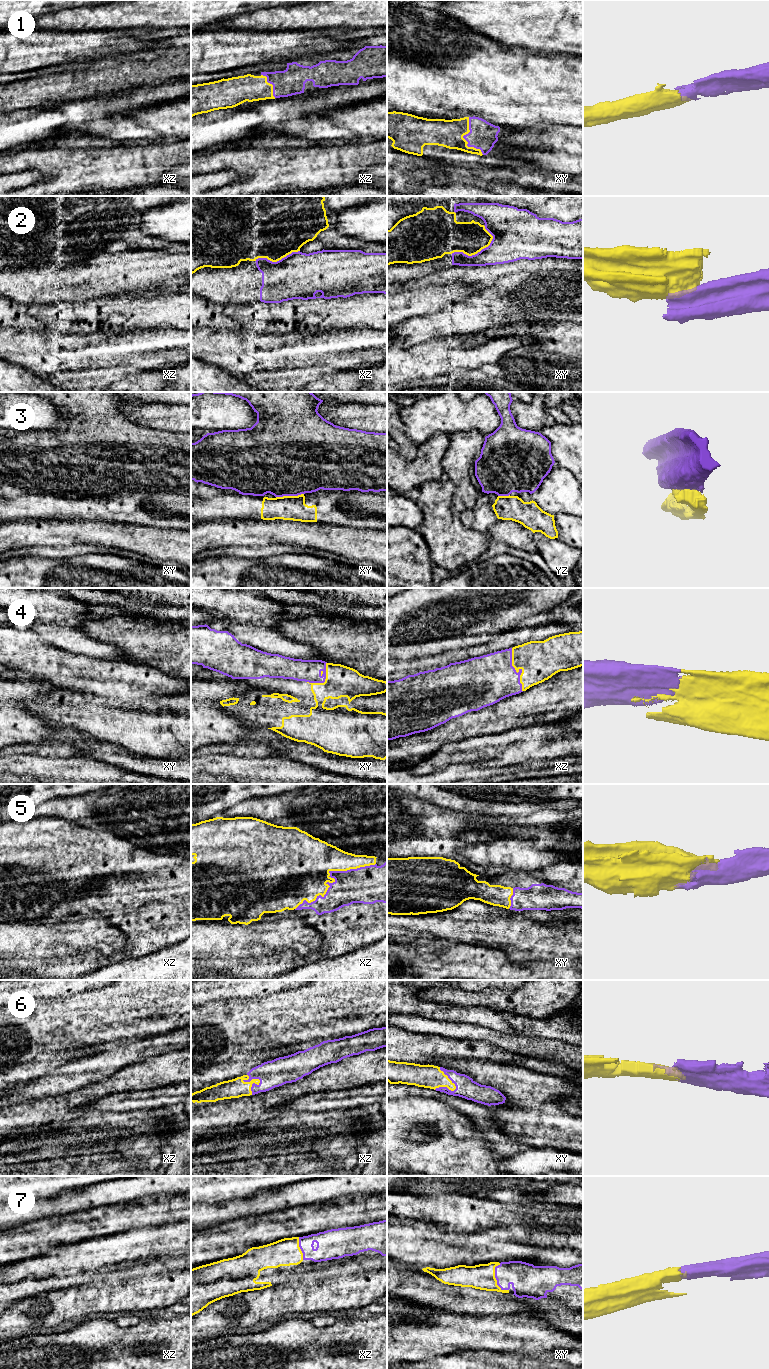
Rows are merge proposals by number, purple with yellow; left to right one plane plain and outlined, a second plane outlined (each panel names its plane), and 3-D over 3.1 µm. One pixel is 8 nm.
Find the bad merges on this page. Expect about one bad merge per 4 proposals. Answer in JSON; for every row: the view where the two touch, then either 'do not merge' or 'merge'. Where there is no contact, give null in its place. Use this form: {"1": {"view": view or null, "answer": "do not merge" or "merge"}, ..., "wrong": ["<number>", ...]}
{"1": {"view": "xy", "answer": "merge"}, "2": {"view": "xy", "answer": "do not merge"}, "3": {"view": "xy", "answer": "do not merge"}, "4": {"view": "xz", "answer": "merge"}, "5": {"view": "xz", "answer": "merge"}, "6": {"view": "xz", "answer": "merge"}, "7": {"view": "xy", "answer": "merge"}, "wrong": ["2", "3"]}

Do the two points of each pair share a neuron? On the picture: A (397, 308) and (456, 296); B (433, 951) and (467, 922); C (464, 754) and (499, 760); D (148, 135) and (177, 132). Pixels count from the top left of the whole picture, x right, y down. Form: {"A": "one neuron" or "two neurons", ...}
{"A": "one neuron", "B": "two neurons", "C": "one neuron", "D": "one neuron"}

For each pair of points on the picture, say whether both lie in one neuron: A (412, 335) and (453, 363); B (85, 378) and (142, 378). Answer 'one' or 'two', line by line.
A: two
B: one

